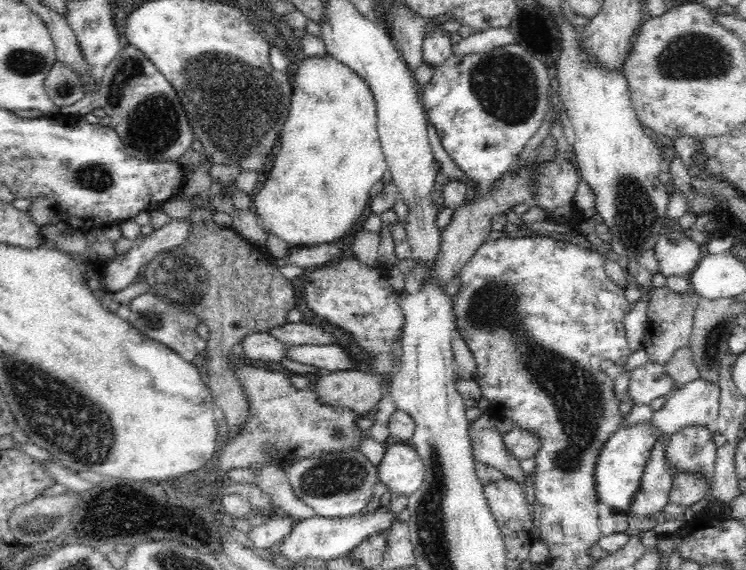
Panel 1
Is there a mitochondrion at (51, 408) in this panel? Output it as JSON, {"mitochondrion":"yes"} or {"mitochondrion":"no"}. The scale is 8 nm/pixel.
{"mitochondrion":"yes"}

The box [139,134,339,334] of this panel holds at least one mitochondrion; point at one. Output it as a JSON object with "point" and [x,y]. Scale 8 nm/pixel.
{"point":[178,277]}

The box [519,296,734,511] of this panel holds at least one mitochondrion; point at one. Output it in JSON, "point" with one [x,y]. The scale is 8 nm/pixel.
{"point":[708,358]}

